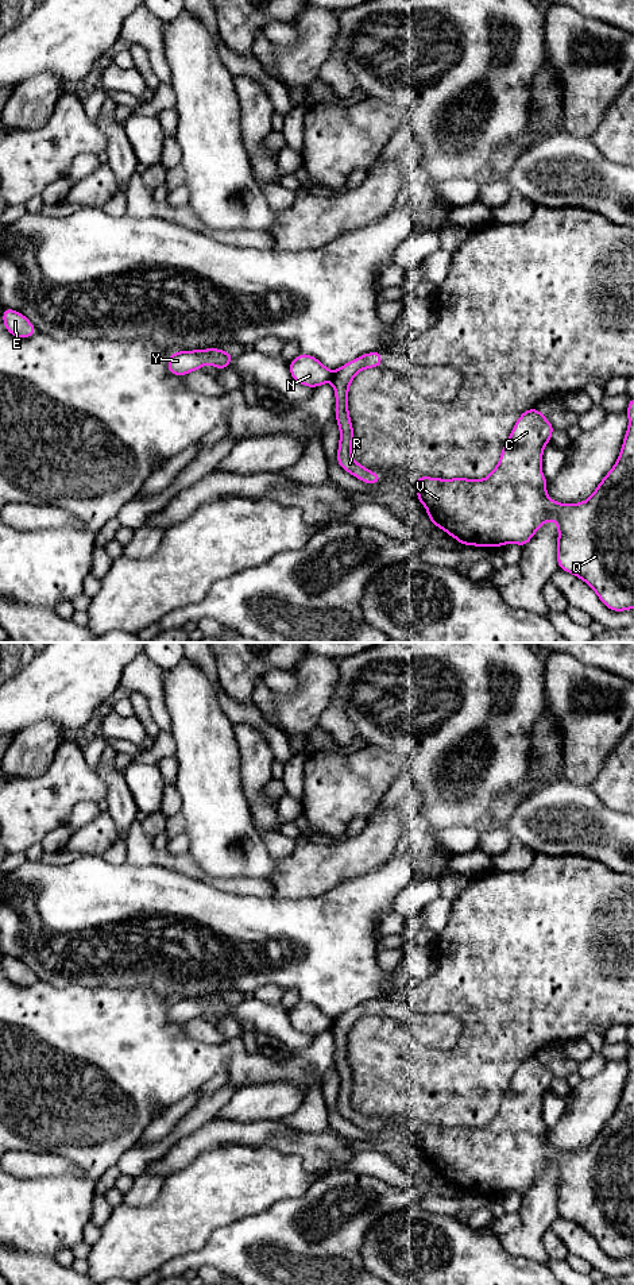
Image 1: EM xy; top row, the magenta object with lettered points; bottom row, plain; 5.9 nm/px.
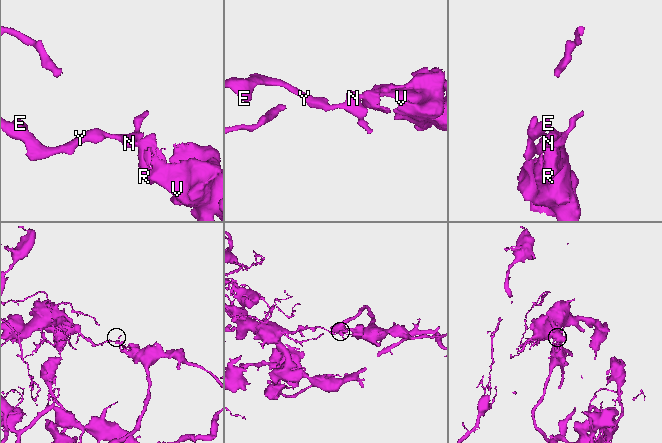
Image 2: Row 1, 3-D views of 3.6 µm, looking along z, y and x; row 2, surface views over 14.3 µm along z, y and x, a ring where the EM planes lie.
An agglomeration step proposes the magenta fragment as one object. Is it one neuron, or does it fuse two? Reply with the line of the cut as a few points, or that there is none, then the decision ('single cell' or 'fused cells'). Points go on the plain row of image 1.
xy (333, 1021), (331, 1026) | fused cells

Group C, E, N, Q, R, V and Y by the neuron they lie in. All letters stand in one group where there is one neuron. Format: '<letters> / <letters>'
C Q R V / E N Y

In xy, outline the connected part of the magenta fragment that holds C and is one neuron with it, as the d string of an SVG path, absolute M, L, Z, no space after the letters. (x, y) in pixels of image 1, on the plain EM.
M634 1046L629 1047L629 1077L619 1105L602 1127L594 1142L580 1151L558 1151L546 1142L548 1127L542 1124L542 1100L554 1078L552 1070L536 1056L521 1061L503 1093L498 1114L484 1127L440 1127L415 1124L417 1146L426 1155L430 1170L463 1193L500 1195L518 1192L525 1195L534 1181L548 1169L557 1170L558 1216L584 1228L612 1259L634 1257Z

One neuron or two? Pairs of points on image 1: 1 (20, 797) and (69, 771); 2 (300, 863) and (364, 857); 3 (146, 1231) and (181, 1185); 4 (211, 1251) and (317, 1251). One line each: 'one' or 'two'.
1: one
2: one
3: one
4: one

